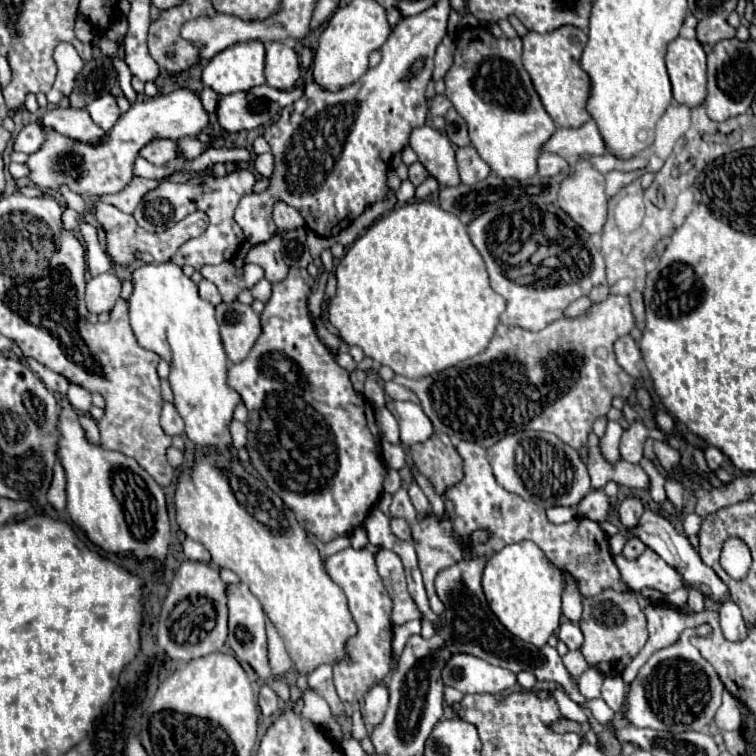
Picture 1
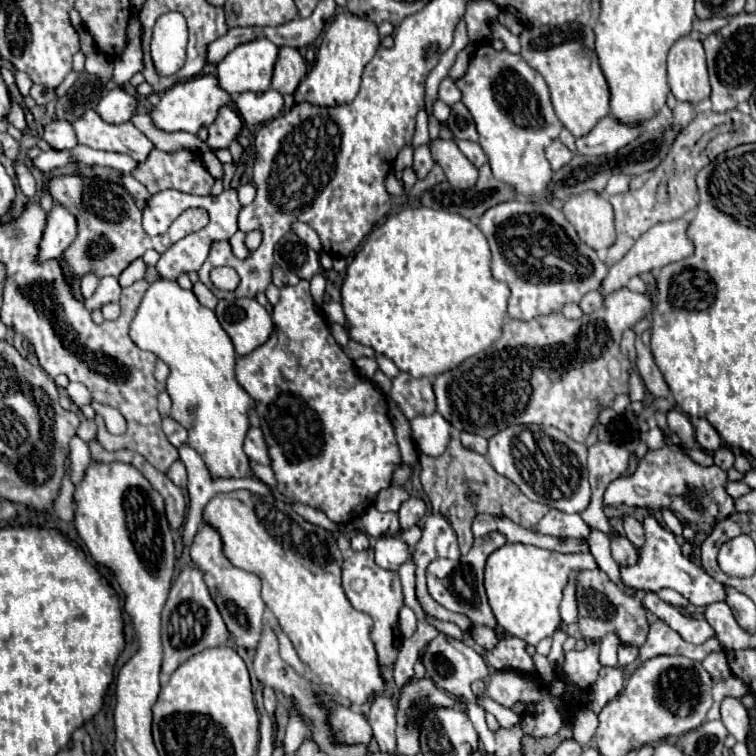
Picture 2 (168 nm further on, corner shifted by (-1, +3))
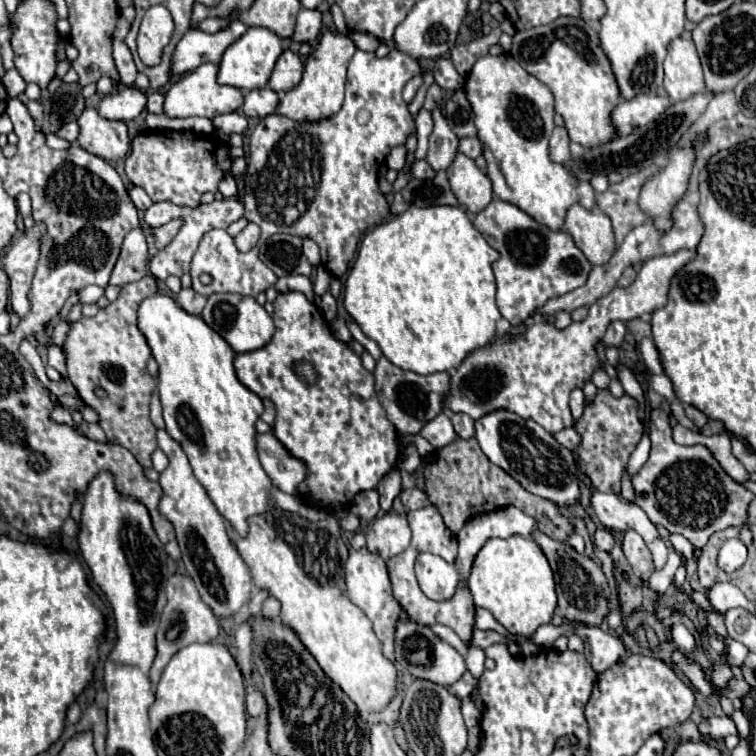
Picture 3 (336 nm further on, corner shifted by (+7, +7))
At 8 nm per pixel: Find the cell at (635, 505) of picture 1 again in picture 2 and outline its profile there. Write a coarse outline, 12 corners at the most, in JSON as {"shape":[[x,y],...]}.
{"shape":[[624,517],[624,531],[636,551],[644,545],[644,527],[634,517]]}

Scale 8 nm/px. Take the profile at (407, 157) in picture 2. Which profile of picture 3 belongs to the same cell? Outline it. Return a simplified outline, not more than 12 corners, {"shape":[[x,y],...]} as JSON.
{"shape":[[476,137],[460,139],[458,151],[470,159],[482,155],[482,143]]}

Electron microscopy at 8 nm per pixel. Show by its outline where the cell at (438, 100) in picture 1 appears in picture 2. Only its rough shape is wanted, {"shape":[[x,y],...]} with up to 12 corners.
{"shape":[[452,77],[440,83],[438,99],[448,105],[460,101],[462,93]]}

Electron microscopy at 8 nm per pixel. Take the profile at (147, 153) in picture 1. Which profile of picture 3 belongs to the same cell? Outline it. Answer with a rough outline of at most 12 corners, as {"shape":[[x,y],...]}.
{"shape":[[86,107],[78,145],[102,159],[124,159],[130,135]]}

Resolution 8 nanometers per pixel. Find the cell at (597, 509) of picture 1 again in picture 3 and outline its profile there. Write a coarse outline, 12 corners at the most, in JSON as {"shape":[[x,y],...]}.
{"shape":[[650,413],[632,475],[652,523],[702,549],[746,521],[754,493]]}

